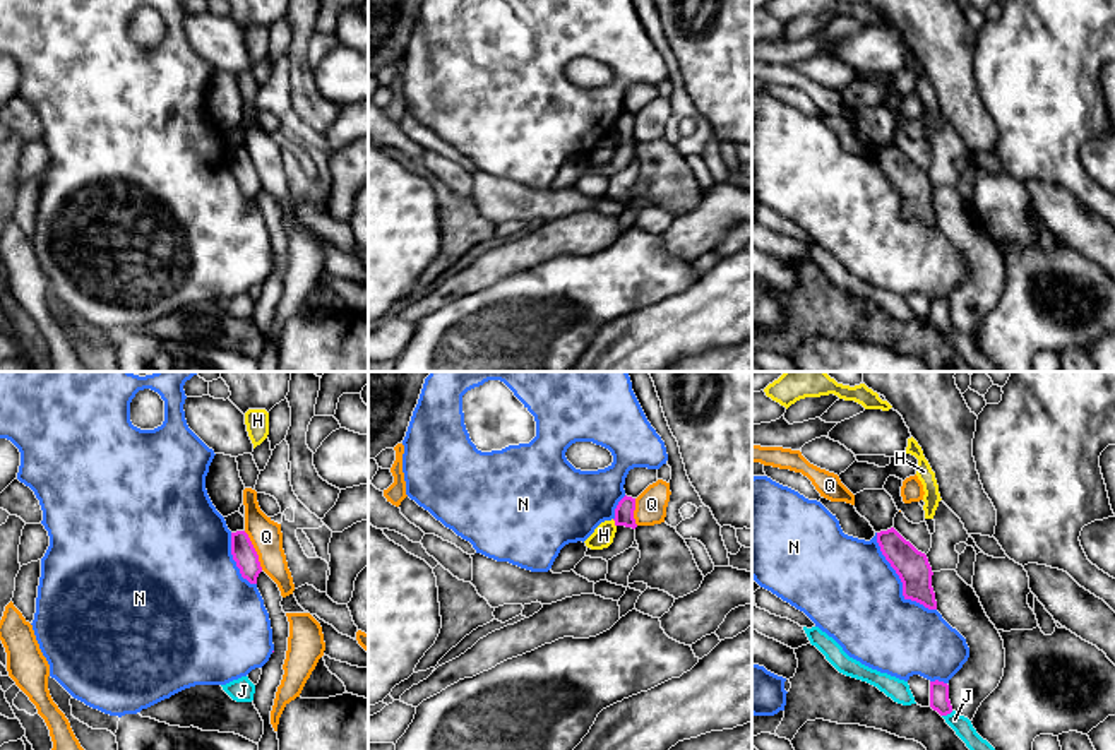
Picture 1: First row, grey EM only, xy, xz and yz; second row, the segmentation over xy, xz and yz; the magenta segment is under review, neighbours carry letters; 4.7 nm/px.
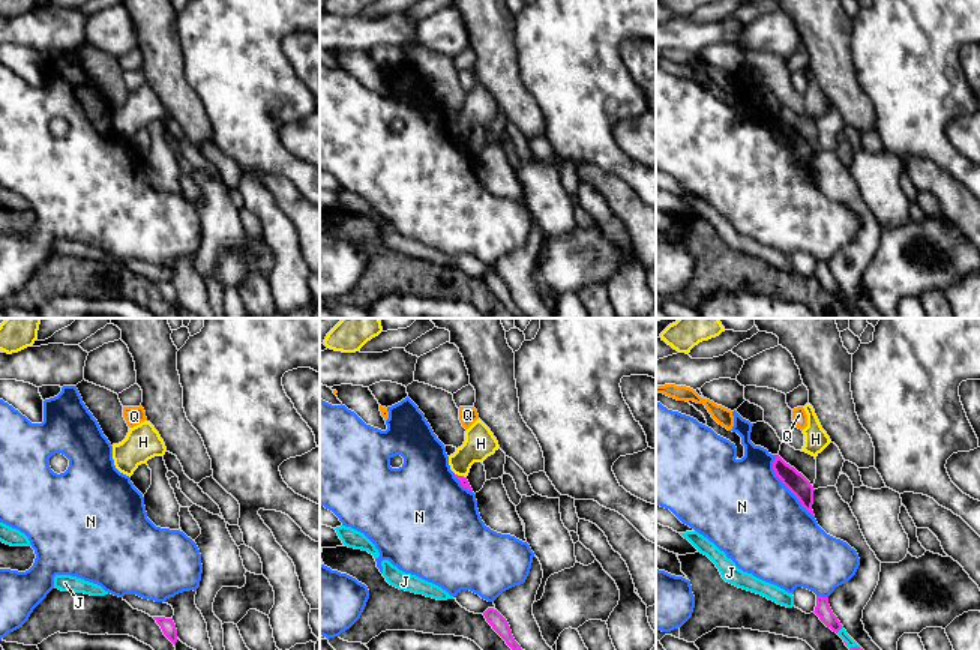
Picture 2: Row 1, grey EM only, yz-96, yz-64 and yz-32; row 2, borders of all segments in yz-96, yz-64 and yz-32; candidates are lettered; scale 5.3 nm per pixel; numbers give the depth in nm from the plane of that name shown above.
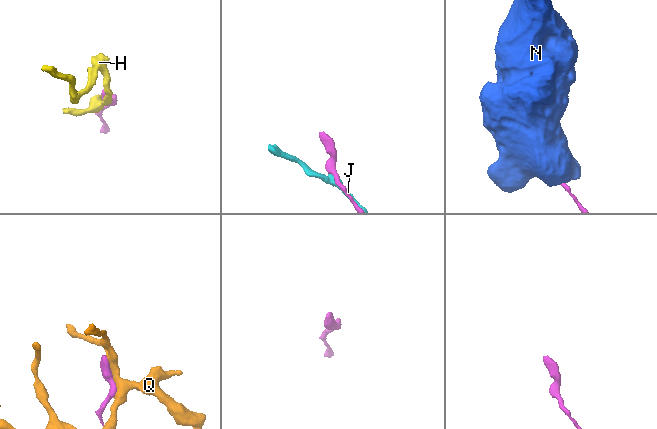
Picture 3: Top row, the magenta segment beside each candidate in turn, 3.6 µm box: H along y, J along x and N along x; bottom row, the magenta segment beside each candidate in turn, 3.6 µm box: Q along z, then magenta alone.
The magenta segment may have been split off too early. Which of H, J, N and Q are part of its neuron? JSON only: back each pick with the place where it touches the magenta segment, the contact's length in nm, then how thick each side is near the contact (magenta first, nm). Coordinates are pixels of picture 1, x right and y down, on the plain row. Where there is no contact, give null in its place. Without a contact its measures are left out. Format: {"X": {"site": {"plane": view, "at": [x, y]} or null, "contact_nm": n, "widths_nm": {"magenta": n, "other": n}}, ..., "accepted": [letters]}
{"accepted": []}

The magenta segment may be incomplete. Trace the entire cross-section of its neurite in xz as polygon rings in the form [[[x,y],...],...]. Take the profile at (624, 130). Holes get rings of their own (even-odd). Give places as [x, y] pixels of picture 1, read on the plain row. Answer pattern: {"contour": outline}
{"contour": [[[623,113],[617,125],[615,125],[615,142],[625,142],[635,146],[635,135],[634,135],[634,127],[635,127],[635,115],[632,113]]]}

